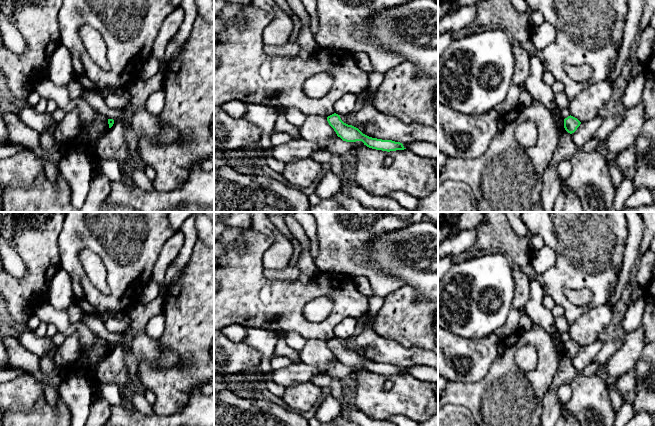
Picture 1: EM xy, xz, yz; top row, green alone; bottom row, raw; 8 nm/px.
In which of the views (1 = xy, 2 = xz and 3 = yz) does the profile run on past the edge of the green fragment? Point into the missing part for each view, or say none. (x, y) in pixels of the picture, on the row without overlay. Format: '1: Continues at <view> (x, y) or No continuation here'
1: No continuation here
2: No continuation here
3: No continuation here

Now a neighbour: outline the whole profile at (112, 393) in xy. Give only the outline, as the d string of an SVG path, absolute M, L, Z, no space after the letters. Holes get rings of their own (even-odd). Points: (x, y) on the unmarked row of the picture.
M100 384L99 394L104 397L110 405L119 405L122 402L122 391L115 384Z

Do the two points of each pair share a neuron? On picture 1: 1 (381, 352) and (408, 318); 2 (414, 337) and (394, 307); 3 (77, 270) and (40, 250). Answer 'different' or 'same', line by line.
1: different
2: same
3: different

